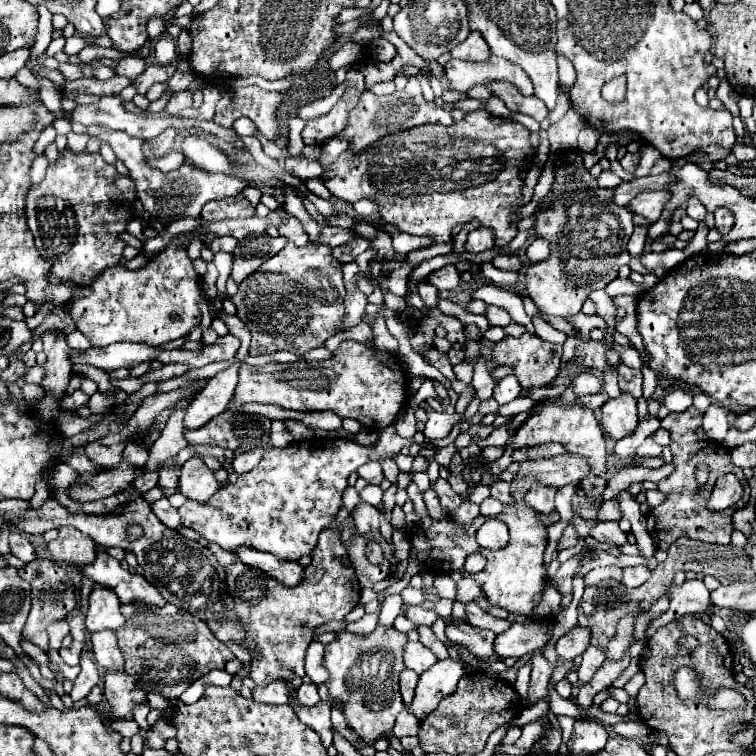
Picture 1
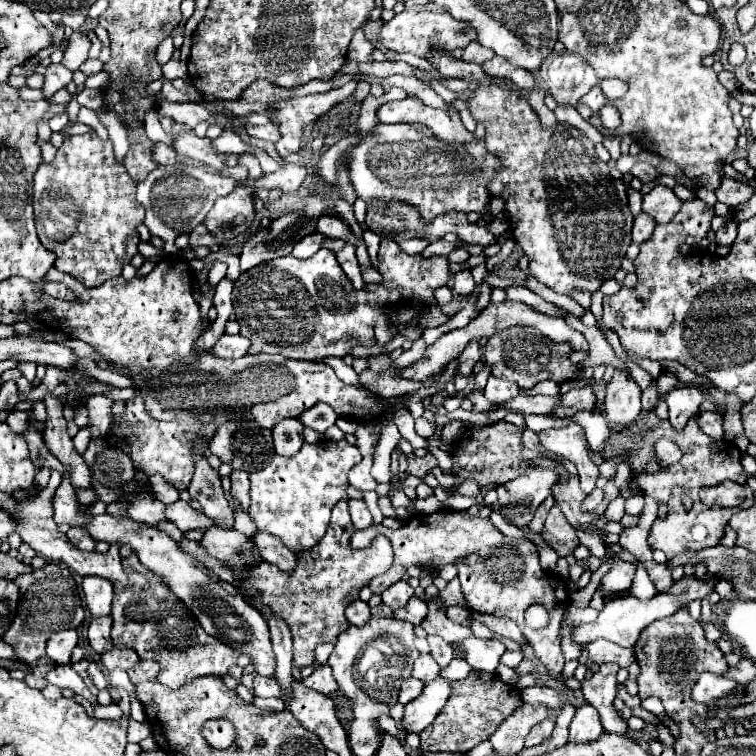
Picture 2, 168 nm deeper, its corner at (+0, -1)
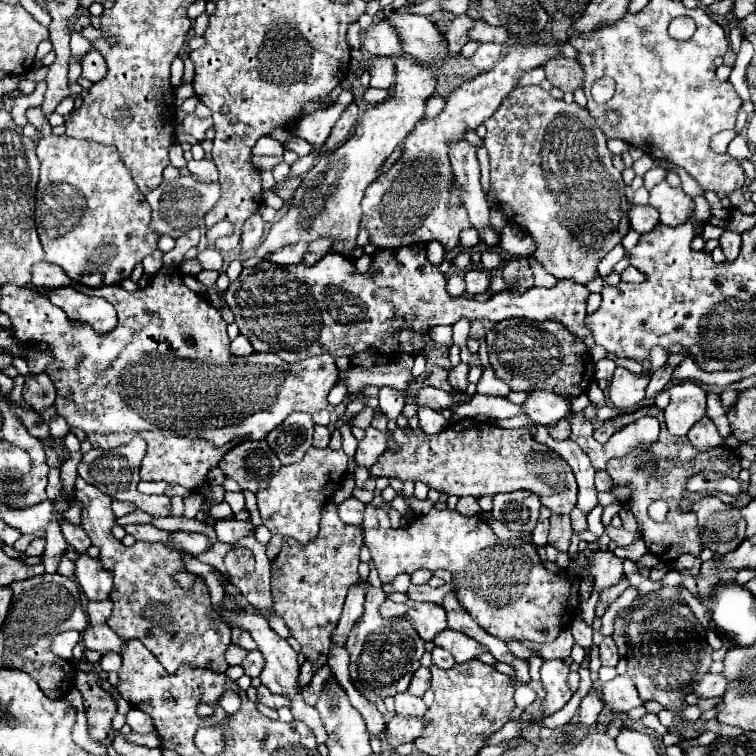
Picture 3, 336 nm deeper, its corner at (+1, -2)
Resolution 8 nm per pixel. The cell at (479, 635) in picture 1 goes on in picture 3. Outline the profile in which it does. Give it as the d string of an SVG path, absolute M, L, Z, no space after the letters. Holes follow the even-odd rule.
M412 603L408 615L404 615L424 641L432 641L436 633L444 631L446 611L436 603Z

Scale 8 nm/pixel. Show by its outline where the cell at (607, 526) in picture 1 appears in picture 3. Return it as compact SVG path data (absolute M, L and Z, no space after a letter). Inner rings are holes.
M462 419L450 423L438 435L426 435L422 429L406 431L398 427L394 431L394 443L396 447L388 449L370 467L372 477L422 481L430 489L456 497L484 497L528 489L540 495L542 505L552 513L570 513L576 505L576 483L566 483L574 481L572 469L560 459L560 455L556 455L556 451L534 441L528 429L502 429L478 419Z

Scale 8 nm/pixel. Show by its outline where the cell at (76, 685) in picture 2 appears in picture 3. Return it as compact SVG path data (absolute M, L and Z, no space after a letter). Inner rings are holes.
M156 731L146 733L146 735L130 733L130 735L126 735L126 739L132 741L132 743L138 743L138 745L144 745L144 747L156 747L156 749L160 749L160 735L156 735Z

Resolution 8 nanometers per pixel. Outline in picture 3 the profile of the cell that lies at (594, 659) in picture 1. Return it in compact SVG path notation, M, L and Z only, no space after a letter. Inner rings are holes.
M606 637L602 643L600 643L600 661L602 665L610 665L610 667L616 667L618 663L618 649L614 645L614 641L610 637Z

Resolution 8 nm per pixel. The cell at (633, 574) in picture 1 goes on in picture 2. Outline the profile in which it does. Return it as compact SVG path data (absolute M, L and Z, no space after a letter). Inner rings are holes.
M617 562L601 580L601 594L607 594L609 590L613 592L627 592L635 576L635 564L631 562Z

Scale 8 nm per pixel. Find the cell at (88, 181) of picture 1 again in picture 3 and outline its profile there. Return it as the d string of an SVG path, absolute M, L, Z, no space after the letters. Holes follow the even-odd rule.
M40 107L28 109L28 121L42 131L42 139L38 141L38 161L40 161L40 181L36 191L36 229L44 247L44 261L54 263L66 271L66 275L88 287L116 285L130 277L134 265L142 263L142 259L156 251L158 235L148 227L152 221L152 209L148 201L136 187L130 171L124 167L116 147L106 147L94 141L80 141L72 137L54 137L46 117Z

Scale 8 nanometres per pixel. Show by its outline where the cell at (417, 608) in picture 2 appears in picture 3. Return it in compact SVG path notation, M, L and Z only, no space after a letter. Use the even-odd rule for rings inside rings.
M388 599L380 605L380 615L384 615L384 617L402 617L406 611L408 611L406 605L398 605Z

